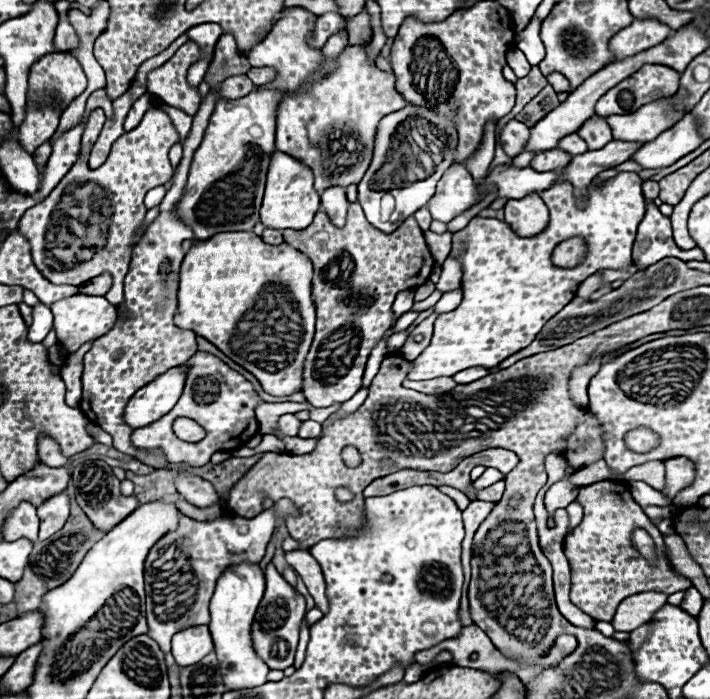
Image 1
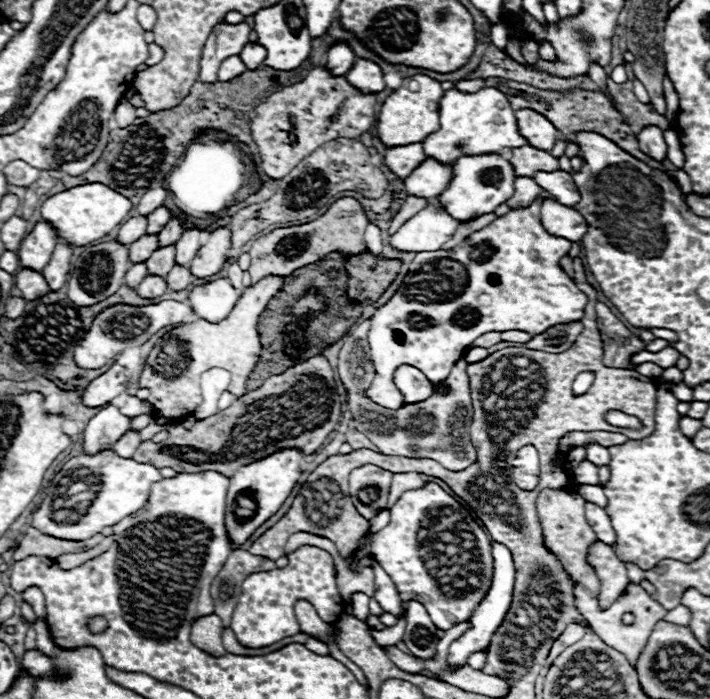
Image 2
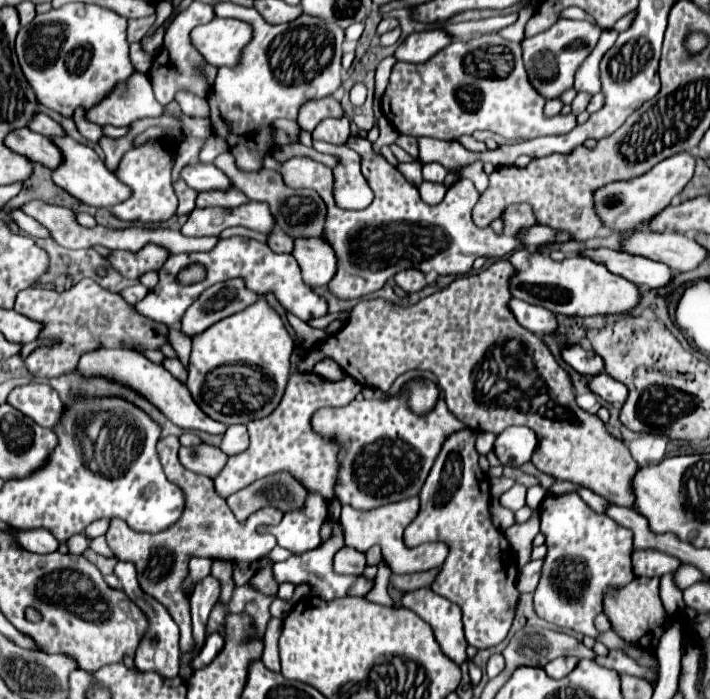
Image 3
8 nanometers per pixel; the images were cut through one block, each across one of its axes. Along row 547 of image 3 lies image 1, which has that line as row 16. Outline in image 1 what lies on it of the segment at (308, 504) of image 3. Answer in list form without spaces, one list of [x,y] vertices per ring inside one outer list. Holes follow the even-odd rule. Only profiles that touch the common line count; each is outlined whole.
[[[284,8],[284,16],[250,52],[250,64],[256,68],[274,68],[274,80],[256,88],[282,92],[282,100],[276,106],[276,148],[298,156],[298,160],[306,160],[314,172],[314,186],[322,192],[330,184],[348,186],[360,182],[372,160],[370,148],[374,148],[374,140],[370,136],[374,136],[374,126],[386,112],[404,108],[406,100],[396,92],[396,78],[370,66],[366,52],[354,46],[336,56],[336,68],[330,74],[306,84],[324,62],[322,48],[310,46],[314,24],[316,14],[306,8]]]

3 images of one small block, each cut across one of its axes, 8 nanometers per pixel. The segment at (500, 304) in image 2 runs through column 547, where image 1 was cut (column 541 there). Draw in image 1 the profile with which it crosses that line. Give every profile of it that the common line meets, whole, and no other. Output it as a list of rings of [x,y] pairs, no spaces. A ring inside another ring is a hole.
[[[618,172],[616,176],[608,178],[600,186],[590,184],[586,188],[584,206],[578,206],[578,200],[574,196],[574,186],[570,182],[554,184],[552,188],[544,190],[540,198],[550,210],[550,222],[548,226],[530,238],[518,236],[506,222],[496,218],[472,218],[470,224],[452,234],[452,252],[450,258],[456,258],[462,262],[462,302],[456,310],[448,314],[440,314],[434,322],[434,336],[430,346],[412,362],[412,370],[408,374],[410,380],[430,380],[438,376],[454,376],[460,370],[482,366],[482,368],[494,368],[504,358],[512,356],[514,352],[526,348],[538,332],[544,328],[544,324],[558,314],[574,296],[576,288],[582,280],[586,280],[590,274],[612,268],[628,268],[632,264],[632,244],[636,238],[636,228],[642,220],[642,180],[636,172]],[[568,238],[584,238],[586,240],[586,256],[584,260],[574,268],[560,268],[552,264],[552,252],[554,248],[568,240]]]

